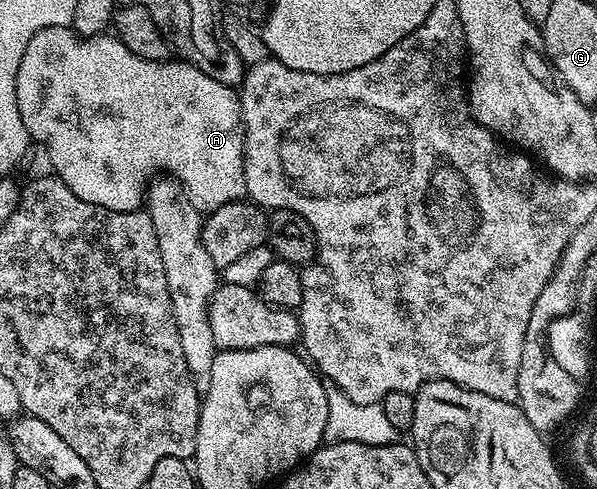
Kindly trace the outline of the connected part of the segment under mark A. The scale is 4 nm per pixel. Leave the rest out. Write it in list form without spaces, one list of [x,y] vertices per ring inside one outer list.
[[[71,26],[42,29],[30,37],[30,45],[26,45],[26,53],[22,53],[22,65],[18,65],[16,78],[16,96],[18,97],[18,113],[22,113],[22,125],[26,125],[29,140],[44,146],[48,159],[52,162],[51,170],[56,178],[61,179],[70,190],[82,201],[90,201],[90,205],[99,205],[111,211],[138,211],[145,206],[146,192],[149,183],[161,173],[167,173],[184,188],[188,200],[202,213],[217,211],[227,203],[238,203],[246,195],[246,173],[244,172],[244,125],[240,122],[240,97],[233,88],[222,85],[222,81],[214,81],[202,69],[192,66],[187,61],[150,61],[130,53],[126,45],[115,34],[105,33],[85,37],[77,35]]]

